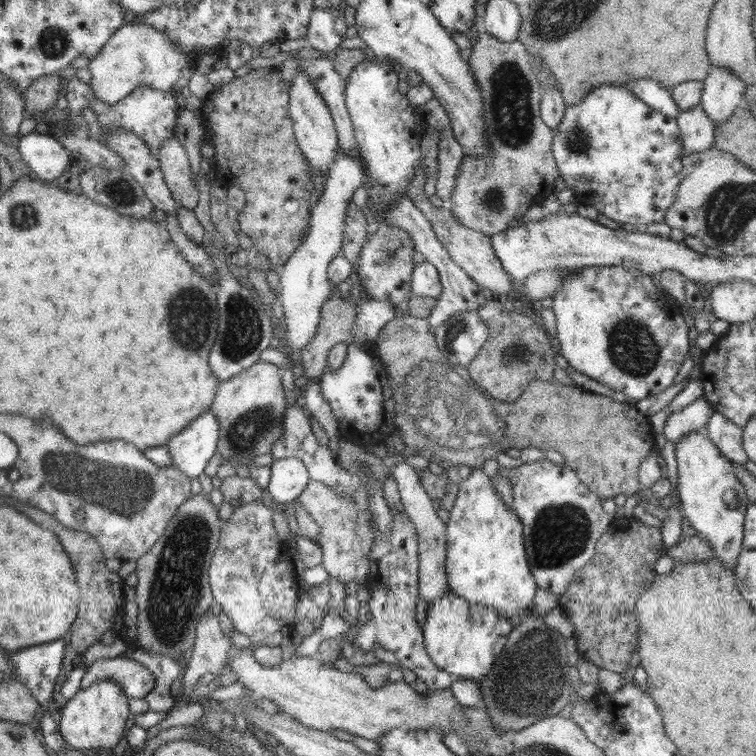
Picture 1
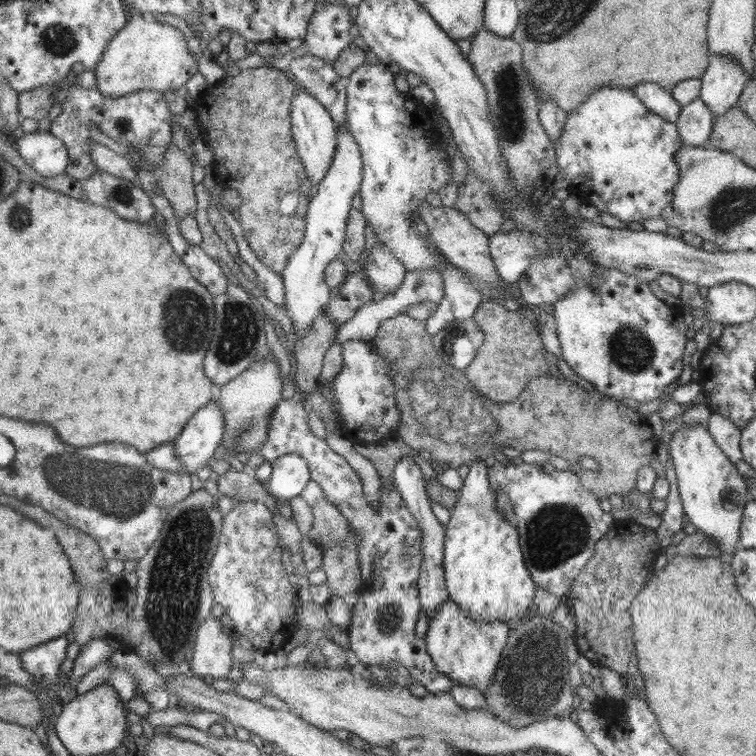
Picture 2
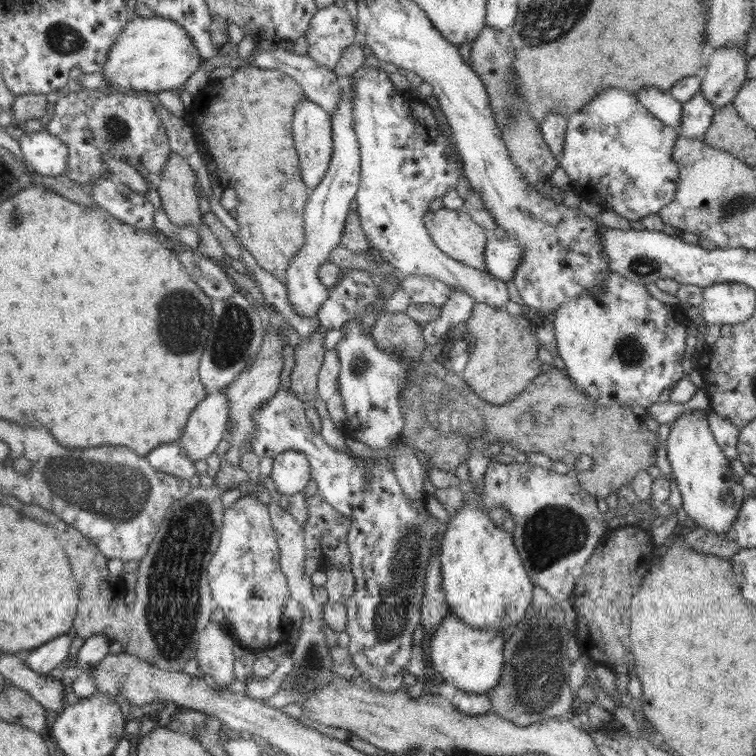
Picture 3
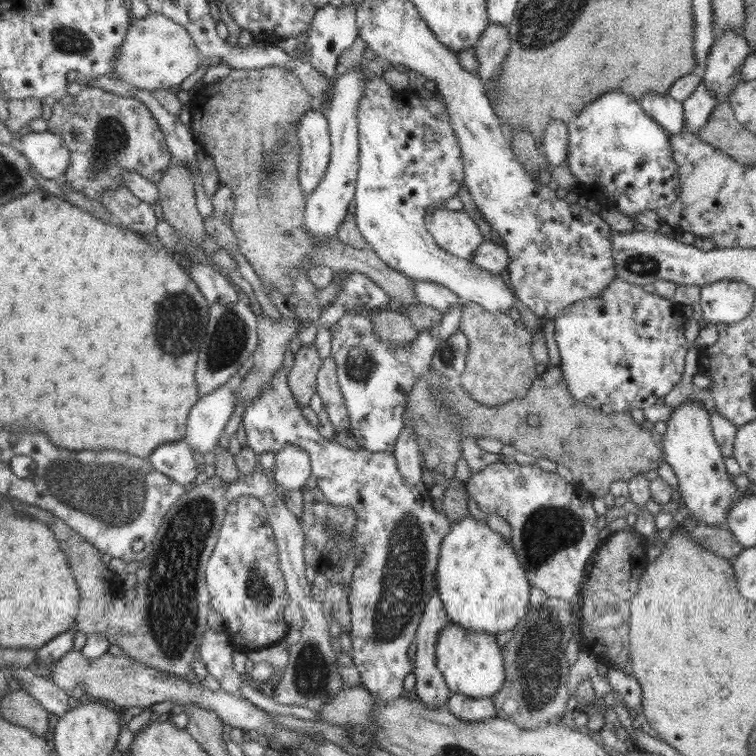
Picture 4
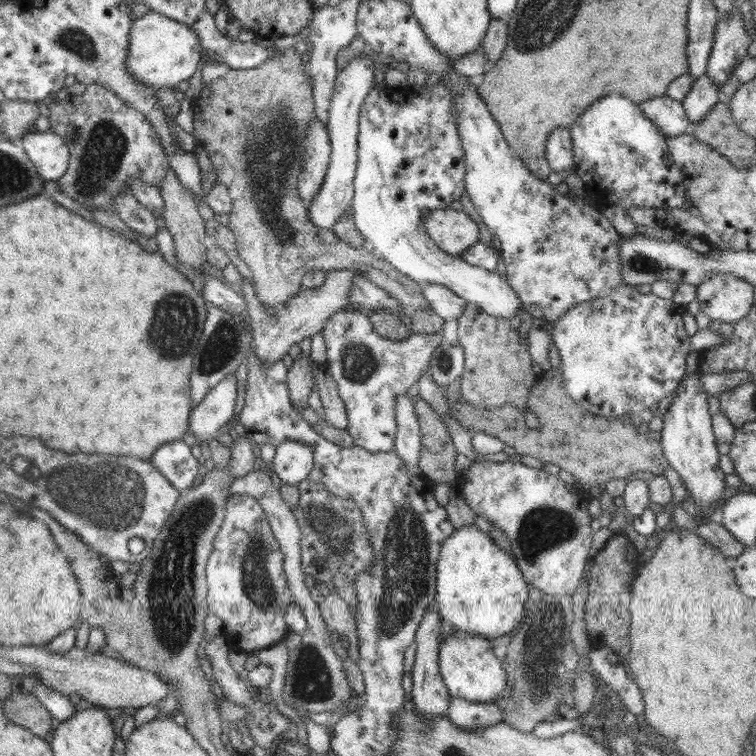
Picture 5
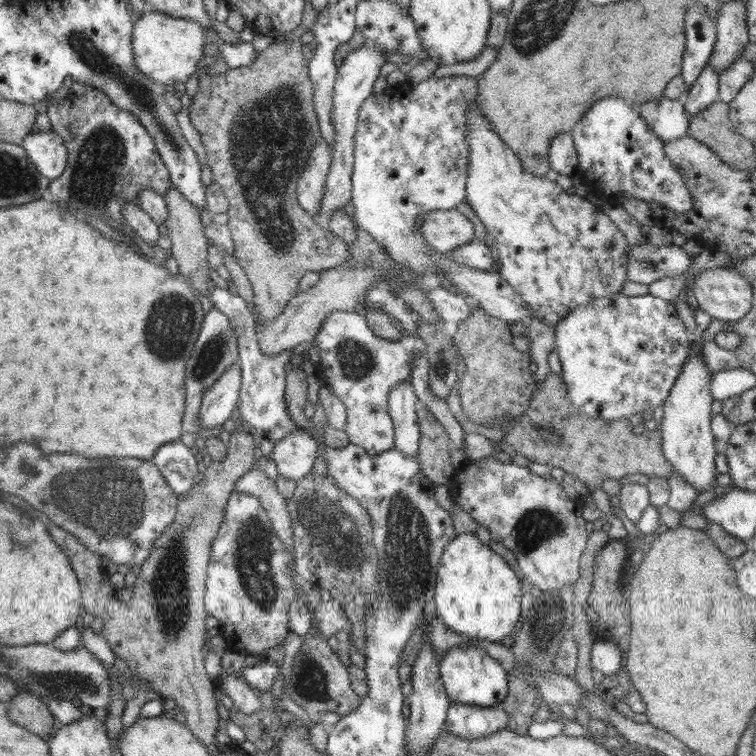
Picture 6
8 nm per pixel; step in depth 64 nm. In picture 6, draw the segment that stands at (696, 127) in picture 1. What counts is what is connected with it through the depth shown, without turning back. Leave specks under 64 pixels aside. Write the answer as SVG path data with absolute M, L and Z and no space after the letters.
M709 64L703 68L700 76L693 82L690 90L683 97L683 105L689 116L698 116L710 104L718 100L719 76Z

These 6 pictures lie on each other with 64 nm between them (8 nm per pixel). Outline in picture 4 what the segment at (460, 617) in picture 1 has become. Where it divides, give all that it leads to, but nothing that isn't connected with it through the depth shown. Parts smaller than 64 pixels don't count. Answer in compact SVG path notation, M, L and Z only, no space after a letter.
M455 622L447 623L436 641L436 666L443 674L451 694L460 693L470 698L491 698L505 681L505 668L496 643L496 634L478 633Z

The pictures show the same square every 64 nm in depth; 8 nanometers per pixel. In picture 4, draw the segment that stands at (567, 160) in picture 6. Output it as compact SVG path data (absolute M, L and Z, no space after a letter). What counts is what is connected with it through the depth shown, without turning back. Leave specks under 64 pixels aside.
M560 120L552 121L552 123L545 128L541 147L552 168L562 166L564 162L567 162L569 134L566 124L560 122Z

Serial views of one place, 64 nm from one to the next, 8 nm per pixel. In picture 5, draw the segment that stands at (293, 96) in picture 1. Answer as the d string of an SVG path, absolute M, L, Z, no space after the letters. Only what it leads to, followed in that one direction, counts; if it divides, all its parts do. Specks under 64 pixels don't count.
M318 117L310 121L305 138L305 155L297 187L300 198L308 207L313 203L324 182L331 155L327 125Z

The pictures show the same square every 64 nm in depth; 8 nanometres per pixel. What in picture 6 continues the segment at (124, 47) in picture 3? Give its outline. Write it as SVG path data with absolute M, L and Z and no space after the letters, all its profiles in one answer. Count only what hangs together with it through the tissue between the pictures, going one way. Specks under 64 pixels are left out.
M151 9L140 18L134 18L132 52L137 69L166 88L175 82L185 82L208 62L204 55L205 28L194 20L172 18Z

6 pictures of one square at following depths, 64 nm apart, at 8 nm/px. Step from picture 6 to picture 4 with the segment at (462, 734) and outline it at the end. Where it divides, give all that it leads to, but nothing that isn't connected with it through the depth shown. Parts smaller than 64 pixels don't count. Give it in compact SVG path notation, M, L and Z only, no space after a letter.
M453 693L446 705L456 718L466 722L482 722L497 716L491 698L470 698L460 693Z

